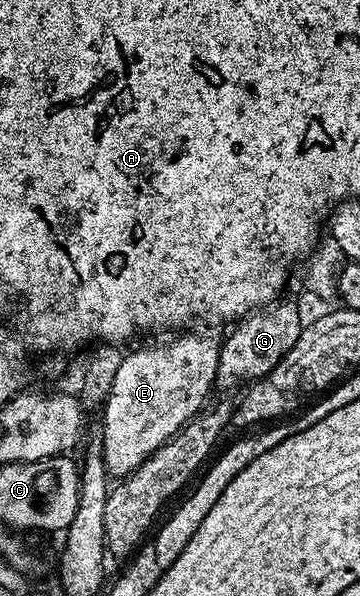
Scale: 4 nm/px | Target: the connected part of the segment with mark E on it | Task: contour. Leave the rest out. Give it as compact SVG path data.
M176 334L173 340L168 340L165 344L152 344L149 348L140 348L137 352L132 352L121 359L118 370L114 374L114 382L110 386L109 400L105 404L104 408L104 426L105 426L105 452L104 460L105 466L109 473L113 477L123 478L129 476L135 468L142 466L142 462L146 462L146 458L150 458L150 454L154 450L158 450L162 445L166 443L172 436L177 436L184 425L189 420L194 419L200 411L209 403L210 397L208 395L214 392L214 385L216 382L216 371L218 370L219 352L221 347L221 341L211 340L208 336L180 336L184 334Z

